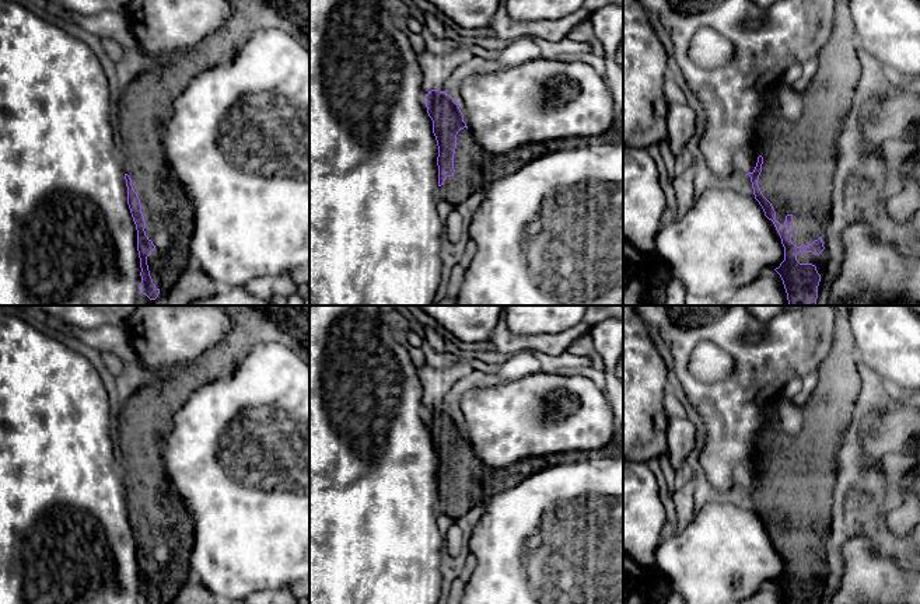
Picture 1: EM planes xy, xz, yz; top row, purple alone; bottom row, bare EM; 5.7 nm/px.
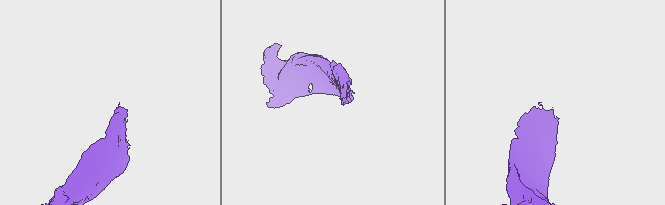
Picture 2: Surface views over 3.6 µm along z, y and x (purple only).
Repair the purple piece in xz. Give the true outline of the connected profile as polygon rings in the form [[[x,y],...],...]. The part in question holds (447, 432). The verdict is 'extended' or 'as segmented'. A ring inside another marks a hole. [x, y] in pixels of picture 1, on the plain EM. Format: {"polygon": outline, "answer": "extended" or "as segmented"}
{"polygon": [[[440,404],[428,405],[426,420],[438,460],[437,513],[452,519],[466,516],[476,505],[485,503],[494,493],[511,489],[549,467],[623,457],[623,426],[616,426],[611,441],[601,448],[534,455],[506,467],[492,467],[473,453],[459,420],[449,408]]], "answer": "extended"}

